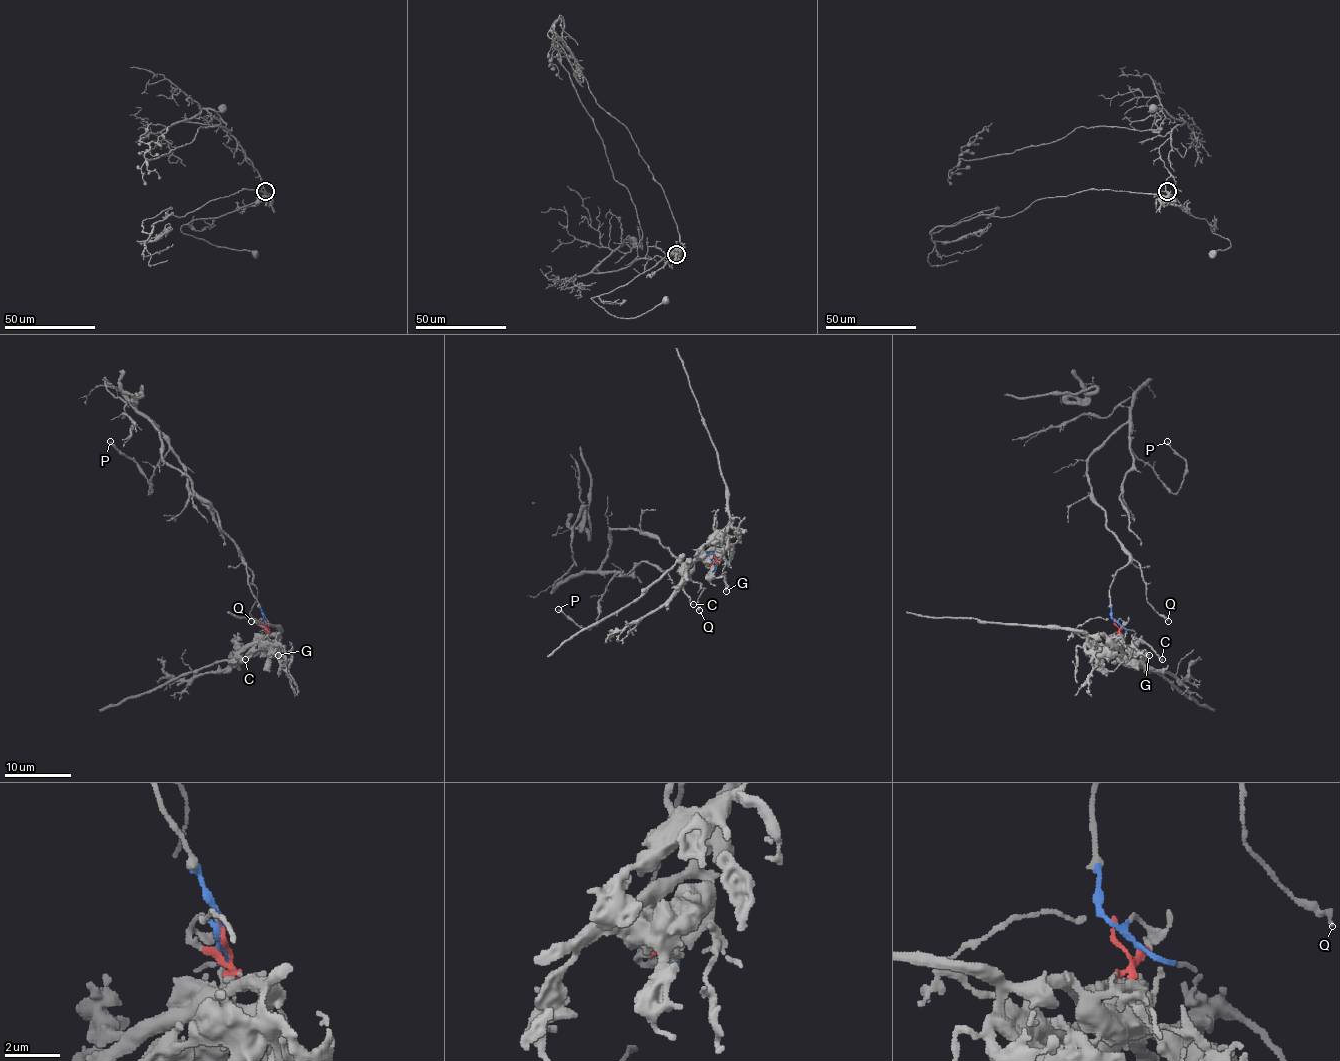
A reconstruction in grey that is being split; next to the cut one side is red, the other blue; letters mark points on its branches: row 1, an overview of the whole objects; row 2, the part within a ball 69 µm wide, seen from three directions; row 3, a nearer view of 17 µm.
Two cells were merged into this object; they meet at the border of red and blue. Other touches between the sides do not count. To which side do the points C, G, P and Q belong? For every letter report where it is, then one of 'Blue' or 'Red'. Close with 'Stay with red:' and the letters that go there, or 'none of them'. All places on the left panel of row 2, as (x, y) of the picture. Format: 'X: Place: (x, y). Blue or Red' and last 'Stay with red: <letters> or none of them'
C: Place: (245, 659). Red
G: Place: (278, 655). Red
P: Place: (110, 441). Blue
Q: Place: (251, 621). Blue
Stay with red: C, G

